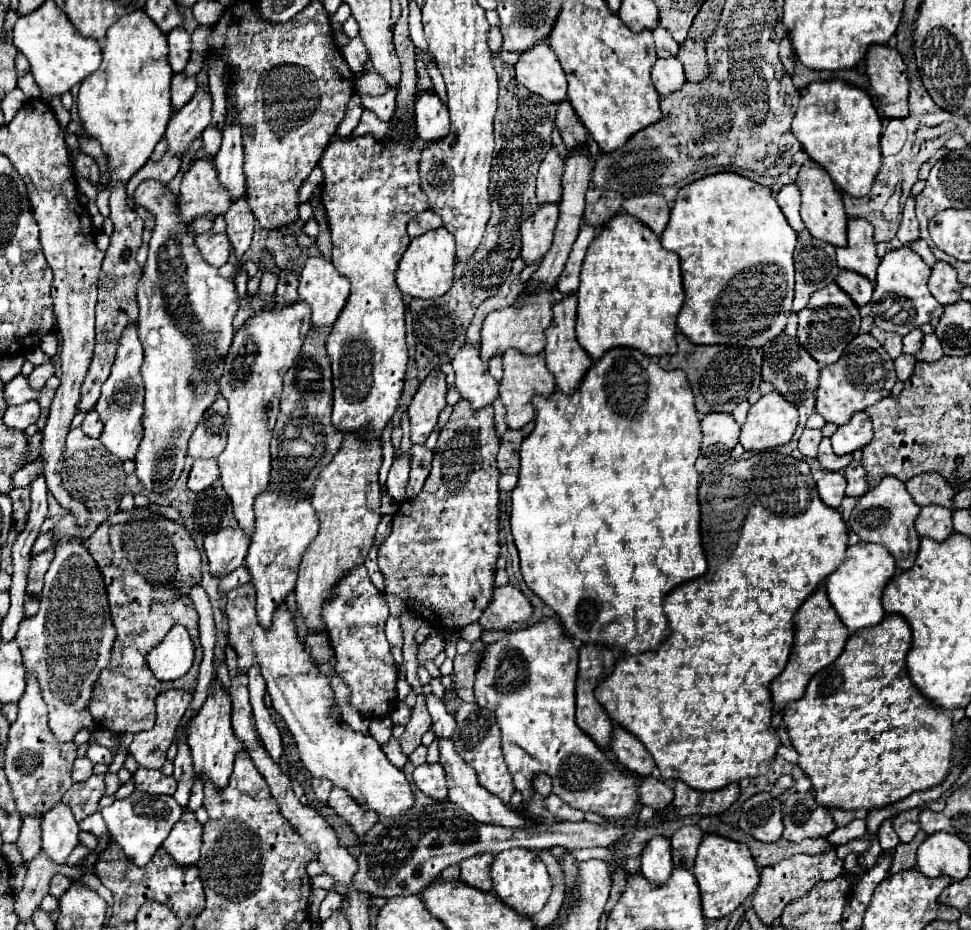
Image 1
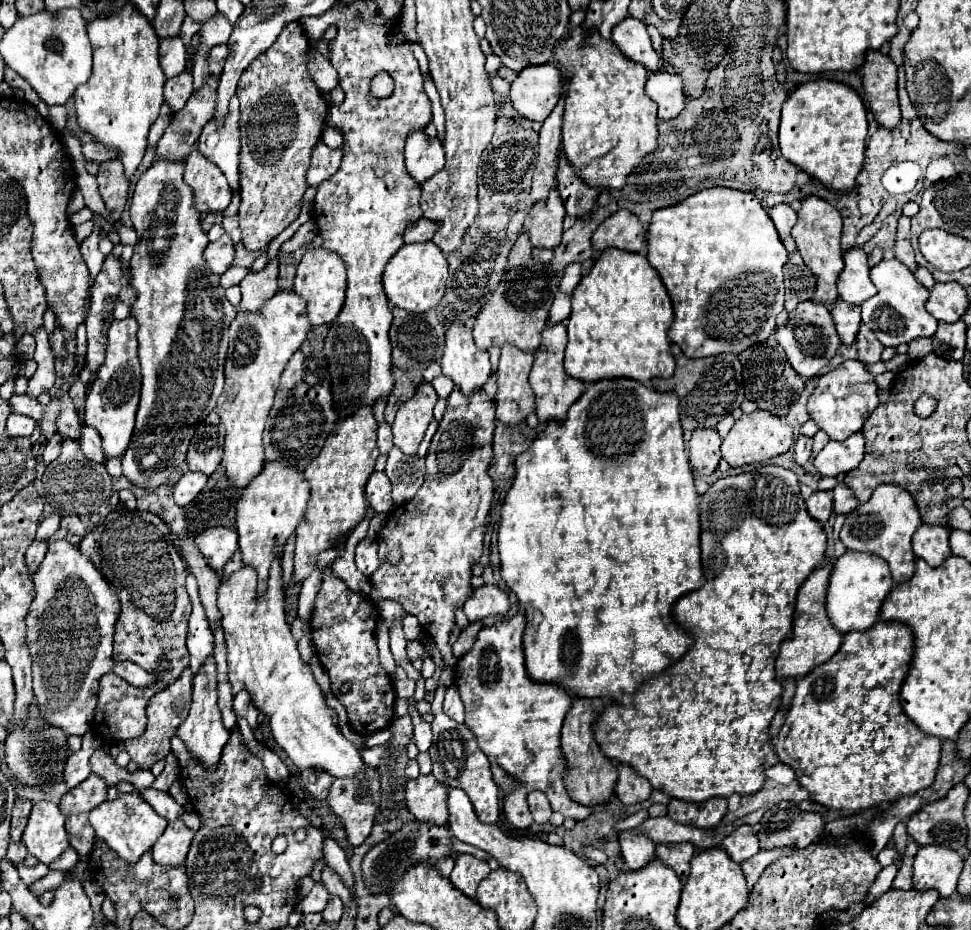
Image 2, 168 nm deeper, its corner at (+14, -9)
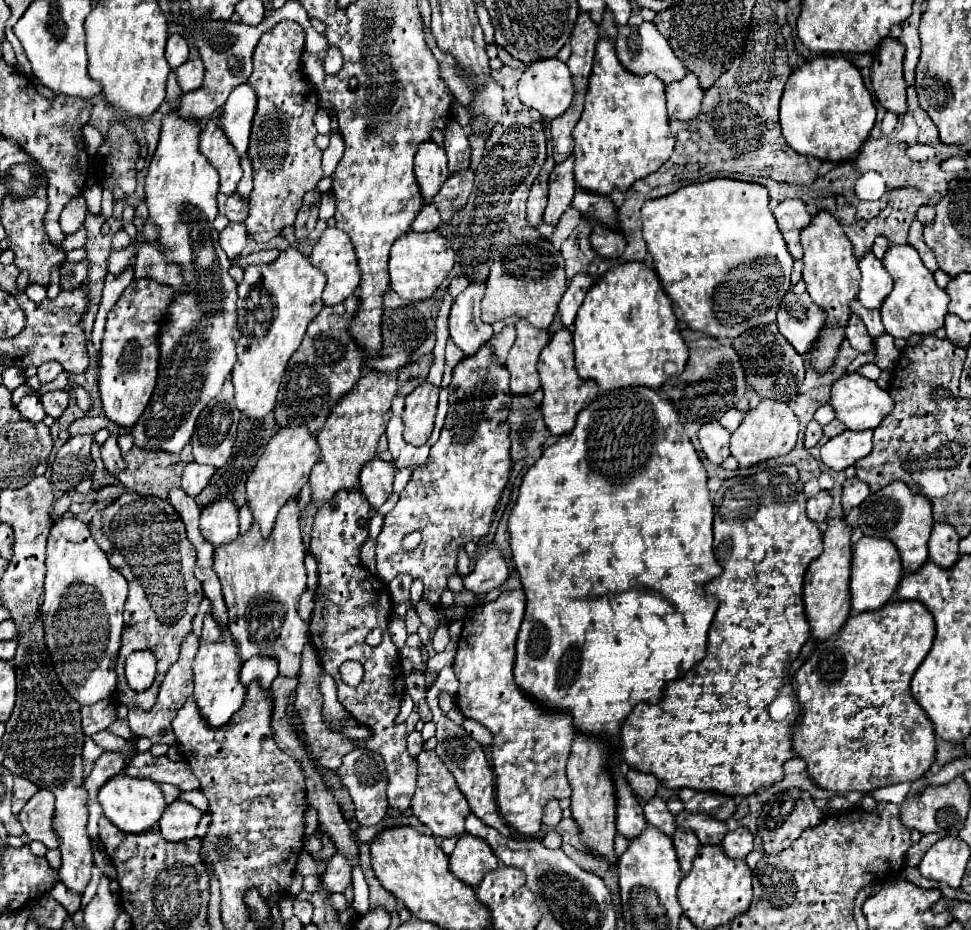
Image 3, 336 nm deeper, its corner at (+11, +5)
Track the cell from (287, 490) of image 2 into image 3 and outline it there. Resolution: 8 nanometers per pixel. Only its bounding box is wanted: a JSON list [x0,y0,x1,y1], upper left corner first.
[247,425,319,537]

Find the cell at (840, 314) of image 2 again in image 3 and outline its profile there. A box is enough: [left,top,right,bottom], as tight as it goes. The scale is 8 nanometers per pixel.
[847,315,873,353]

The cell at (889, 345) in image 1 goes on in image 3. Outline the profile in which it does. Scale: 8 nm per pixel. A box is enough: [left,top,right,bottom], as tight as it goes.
[851,299,885,339]

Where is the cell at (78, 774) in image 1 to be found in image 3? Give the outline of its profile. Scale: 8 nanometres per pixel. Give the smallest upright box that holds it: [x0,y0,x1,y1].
[83,739,103,761]

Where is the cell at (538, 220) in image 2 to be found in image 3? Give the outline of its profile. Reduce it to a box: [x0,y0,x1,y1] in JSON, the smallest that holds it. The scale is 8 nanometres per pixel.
[543,155,575,225]

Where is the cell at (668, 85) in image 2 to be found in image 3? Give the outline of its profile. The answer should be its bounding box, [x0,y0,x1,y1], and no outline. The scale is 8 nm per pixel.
[667,73,703,121]

